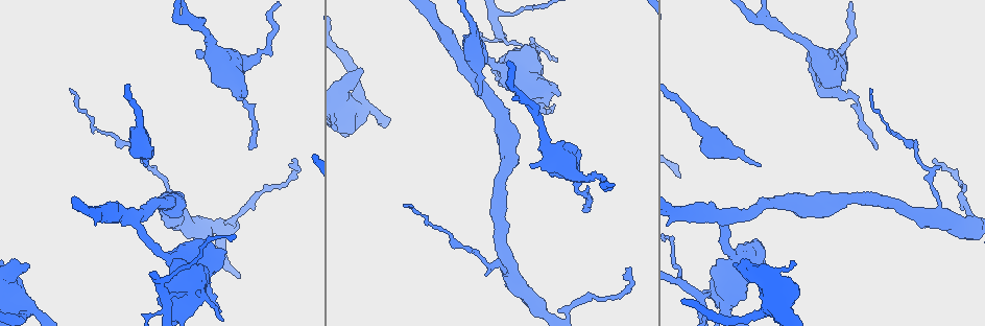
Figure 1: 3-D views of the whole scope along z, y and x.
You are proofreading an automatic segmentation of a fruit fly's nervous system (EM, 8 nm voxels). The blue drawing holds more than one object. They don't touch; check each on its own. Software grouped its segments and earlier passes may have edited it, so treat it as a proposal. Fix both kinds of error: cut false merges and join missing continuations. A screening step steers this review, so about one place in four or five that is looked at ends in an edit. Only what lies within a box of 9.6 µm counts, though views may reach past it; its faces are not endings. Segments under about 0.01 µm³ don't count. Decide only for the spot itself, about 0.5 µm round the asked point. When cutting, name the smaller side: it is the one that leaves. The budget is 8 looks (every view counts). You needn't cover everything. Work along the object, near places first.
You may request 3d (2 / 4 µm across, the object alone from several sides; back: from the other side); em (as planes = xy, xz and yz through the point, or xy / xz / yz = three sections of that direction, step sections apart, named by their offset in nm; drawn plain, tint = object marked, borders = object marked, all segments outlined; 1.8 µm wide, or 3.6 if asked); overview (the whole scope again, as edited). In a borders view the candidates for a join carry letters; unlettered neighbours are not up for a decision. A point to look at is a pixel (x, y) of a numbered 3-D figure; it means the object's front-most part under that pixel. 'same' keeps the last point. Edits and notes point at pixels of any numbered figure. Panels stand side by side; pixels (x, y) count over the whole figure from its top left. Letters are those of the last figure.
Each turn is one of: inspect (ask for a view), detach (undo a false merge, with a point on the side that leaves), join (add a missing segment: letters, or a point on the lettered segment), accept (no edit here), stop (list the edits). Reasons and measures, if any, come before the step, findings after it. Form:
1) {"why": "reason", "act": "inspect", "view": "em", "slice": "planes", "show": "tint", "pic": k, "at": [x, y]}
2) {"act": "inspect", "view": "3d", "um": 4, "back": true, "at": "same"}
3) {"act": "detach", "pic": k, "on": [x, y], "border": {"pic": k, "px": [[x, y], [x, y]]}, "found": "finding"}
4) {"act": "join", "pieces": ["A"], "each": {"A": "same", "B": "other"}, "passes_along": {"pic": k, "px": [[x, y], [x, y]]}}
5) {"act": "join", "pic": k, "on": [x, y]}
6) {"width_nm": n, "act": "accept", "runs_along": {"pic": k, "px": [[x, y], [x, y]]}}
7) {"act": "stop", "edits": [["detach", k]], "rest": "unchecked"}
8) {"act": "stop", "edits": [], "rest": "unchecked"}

{"act": "inspect", "view": "em", "slice": "planes", "show": "borders", "pic": 1, "at": [360, 70]}

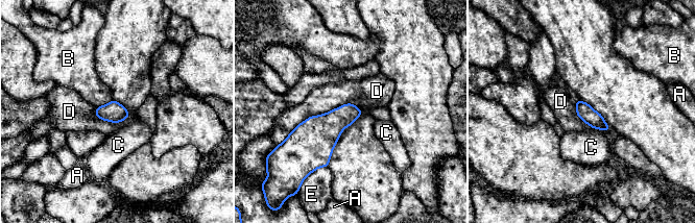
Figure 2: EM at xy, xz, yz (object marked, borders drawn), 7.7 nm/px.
{"act": "accept", "each": {"A": "other", "B": "other", "C": "other", "D": "other", "E": "other"}, "border": {"pic": 2, "px": [[361, 109], [312, 115], [284, 141]]}, "found": "no lettered segment goes on from it"}

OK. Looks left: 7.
{"why": "an open end", "act": "inspect", "view": "em", "slice": "xz", "step": 8, "show": "borders", "pic": 1, "at": [480, 93]}

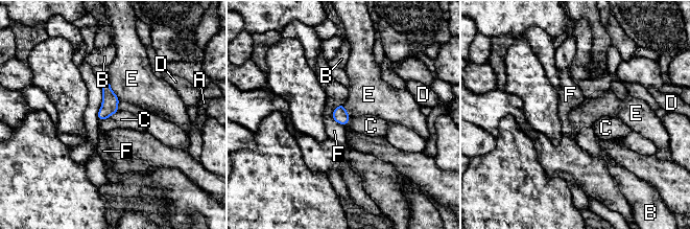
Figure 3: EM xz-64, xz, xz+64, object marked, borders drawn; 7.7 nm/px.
{"longest_contact_nm": ["E", 190], "act": "accept", "each": {"A": "other", "B": "other", "C": "other", "D": "other", "E": "other", "F": "other"}, "border": {"pic": 3, "px": [[108, 81], [111, 90], [119, 101]]}, "found": "none of them fits"}

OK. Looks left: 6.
{"why": "thick turns thin", "act": "inspect", "view": "3d", "um": 4, "pic": 1, "at": [202, 295]}

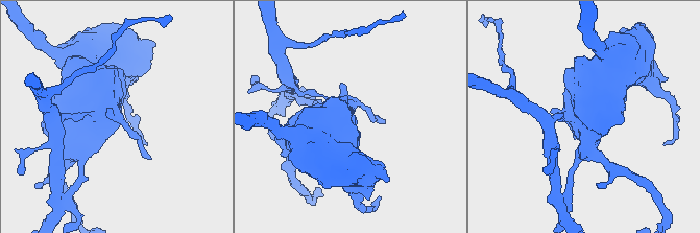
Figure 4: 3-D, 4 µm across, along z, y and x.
{"act": "inspect", "view": "em", "slice": "planes", "show": "tint", "pic": 4, "at": [572, 118]}

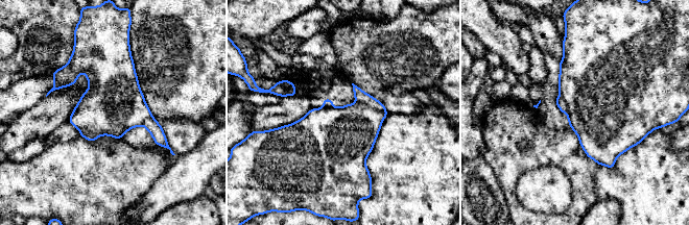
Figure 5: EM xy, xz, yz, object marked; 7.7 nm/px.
{"act": "inspect", "view": "em", "slice": "planes", "show": "borders", "at": "same"}

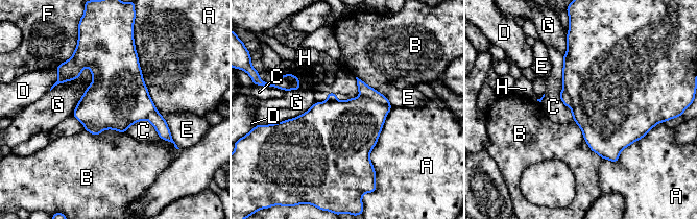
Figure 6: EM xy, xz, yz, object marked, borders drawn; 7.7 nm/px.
{"width_nm": 460, "act": "detach", "pic": 6, "on": [364, 91], "each": {"A": "other", "B": "other", "C": "other", "D": "other", "E": "other", "F": "other", "G": "other", "H": "other"}, "border": {"pic": 6, "px": [[361, 96], [379, 101], [389, 110]]}, "found": "two neurons meet here"}

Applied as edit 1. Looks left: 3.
{"why": "calibre changes", "act": "inspect", "view": "em", "slice": "planes", "show": "tint", "pic": 1, "at": [240, 96]}

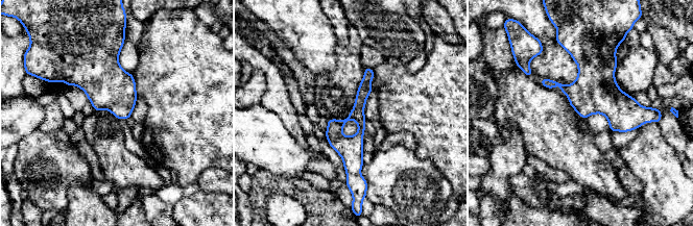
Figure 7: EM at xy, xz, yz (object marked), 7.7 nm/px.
{"why": "what lies round it", "act": "inspect", "view": "em", "slice": "planes", "show": "borders", "at": "same"}

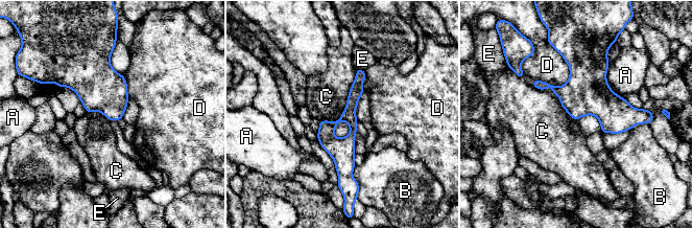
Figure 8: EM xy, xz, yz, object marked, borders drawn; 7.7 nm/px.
{"act": "accept", "each": {"A": "other", "B": "other", "C": "other", "D": "other", "E": "other"}, "runs_along": {"pic": 8, "px": [[361, 72], [345, 145], [348, 180]]}, "found": "continuous, no second neuron"}

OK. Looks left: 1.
{"act": "stop", "edits": [["detach", 6]], "rest": "unchecked"}

